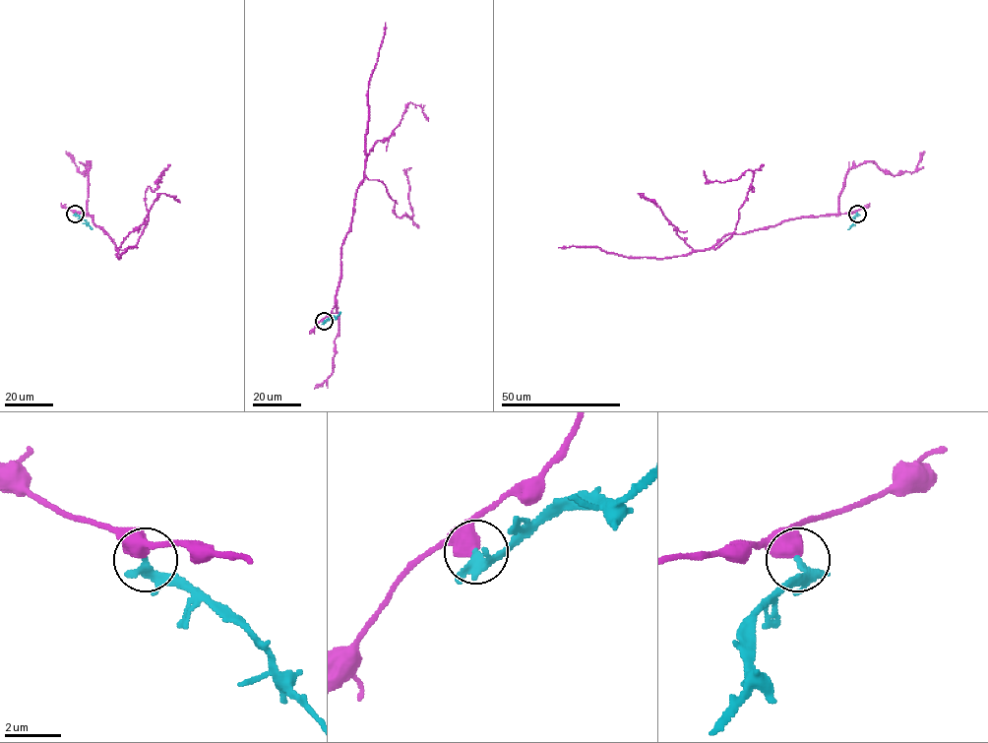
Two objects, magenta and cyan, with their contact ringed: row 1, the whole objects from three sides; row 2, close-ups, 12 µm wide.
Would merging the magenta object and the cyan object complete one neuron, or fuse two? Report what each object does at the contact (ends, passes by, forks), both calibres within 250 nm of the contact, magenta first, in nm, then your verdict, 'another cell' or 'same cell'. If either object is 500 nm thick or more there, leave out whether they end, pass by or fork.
calibres 650 and 180 nm; another cell

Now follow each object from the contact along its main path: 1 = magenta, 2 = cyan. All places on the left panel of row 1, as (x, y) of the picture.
1: (75, 213), (92, 216), (117, 248), (132, 248), (149, 218), (146, 191), (156, 187), (162, 170)
2: (75, 214), (92, 229)

